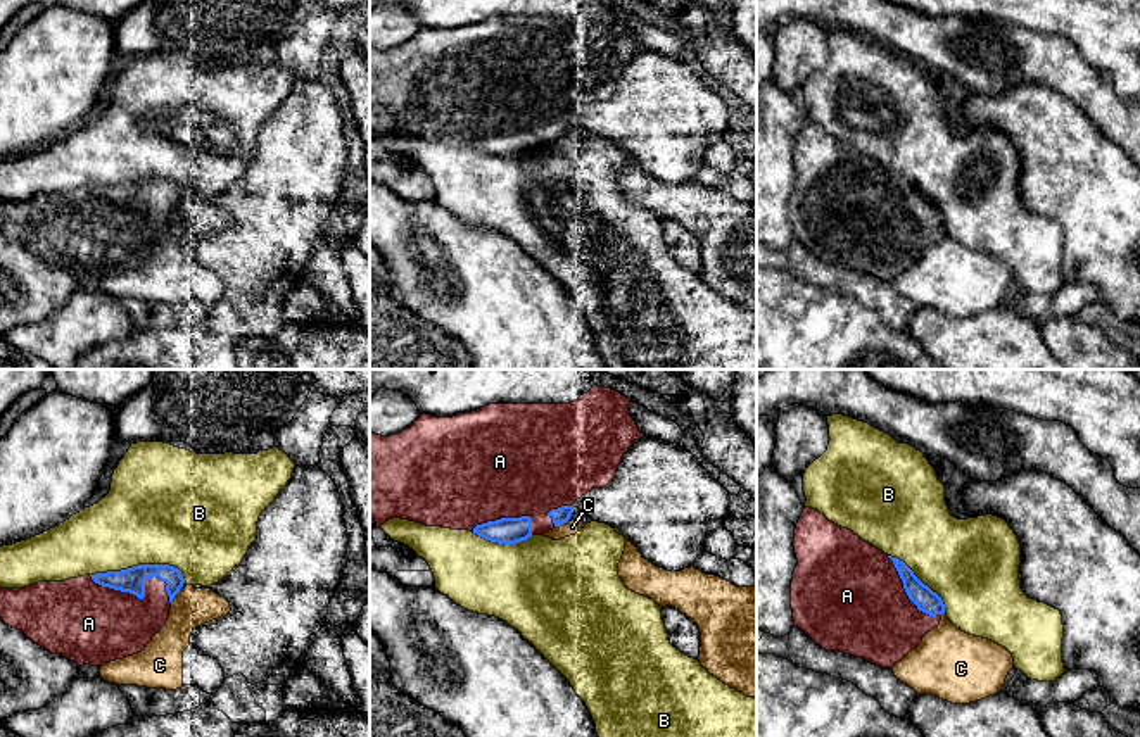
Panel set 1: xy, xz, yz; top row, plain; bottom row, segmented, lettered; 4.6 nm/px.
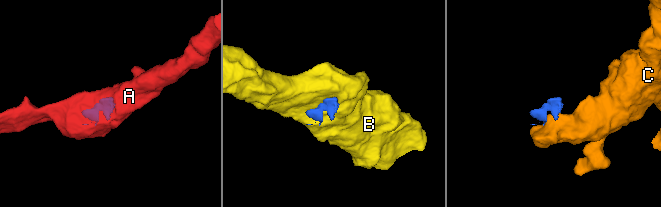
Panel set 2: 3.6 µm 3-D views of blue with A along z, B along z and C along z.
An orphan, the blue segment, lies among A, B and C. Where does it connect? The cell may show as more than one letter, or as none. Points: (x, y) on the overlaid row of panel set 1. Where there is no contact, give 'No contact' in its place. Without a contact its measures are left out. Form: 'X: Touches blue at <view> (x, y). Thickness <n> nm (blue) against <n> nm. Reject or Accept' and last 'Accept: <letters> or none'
A: Touches blue at xy (144, 594). Thickness 120 nm (blue) against 340 nm. Accept
B: Touches blue at xy (140, 565). Thickness 120 nm (blue) against 480 nm. Reject
C: Touches blue at xy (177, 592). Thickness 120 nm (blue) against 180 nm. Reject
Accept: A

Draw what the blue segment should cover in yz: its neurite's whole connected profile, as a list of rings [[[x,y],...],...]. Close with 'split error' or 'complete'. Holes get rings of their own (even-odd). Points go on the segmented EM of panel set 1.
[[[805,507],[793,540],[798,564],[791,582],[793,621],[817,646],[893,668],[940,625],[945,604],[898,557],[891,557],[848,528]]] | split error

